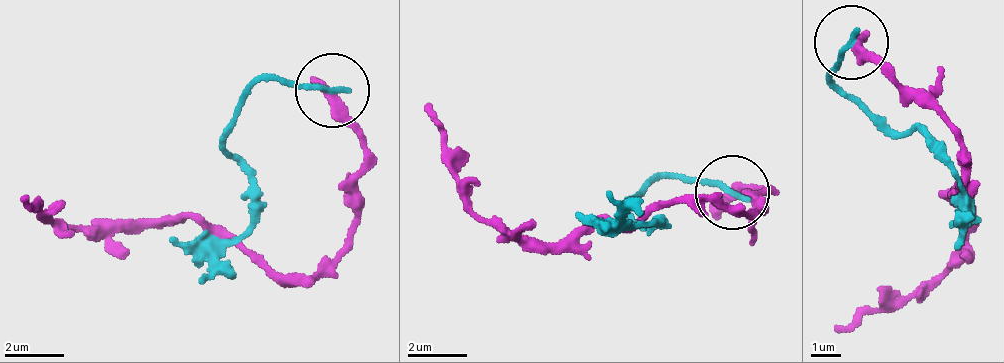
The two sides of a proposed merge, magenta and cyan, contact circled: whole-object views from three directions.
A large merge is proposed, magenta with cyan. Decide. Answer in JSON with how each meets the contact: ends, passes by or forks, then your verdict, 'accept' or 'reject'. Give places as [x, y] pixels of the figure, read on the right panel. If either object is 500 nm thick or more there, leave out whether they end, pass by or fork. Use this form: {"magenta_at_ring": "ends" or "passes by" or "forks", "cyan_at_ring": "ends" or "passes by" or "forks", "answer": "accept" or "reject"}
{"magenta_at_ring": "ends", "cyan_at_ring": "ends", "answer": "reject"}

